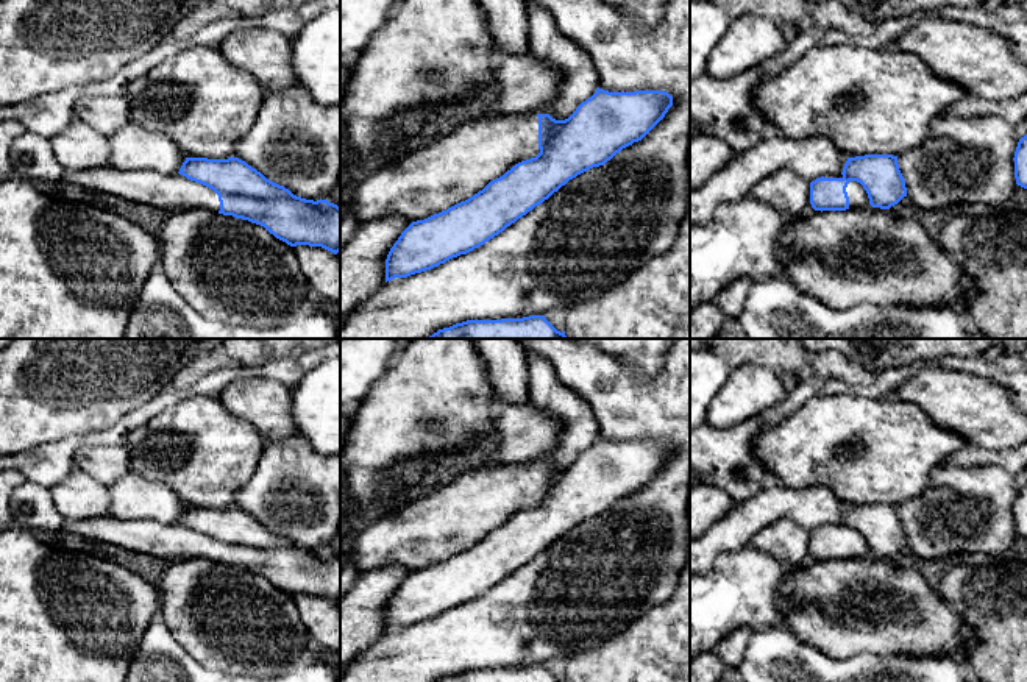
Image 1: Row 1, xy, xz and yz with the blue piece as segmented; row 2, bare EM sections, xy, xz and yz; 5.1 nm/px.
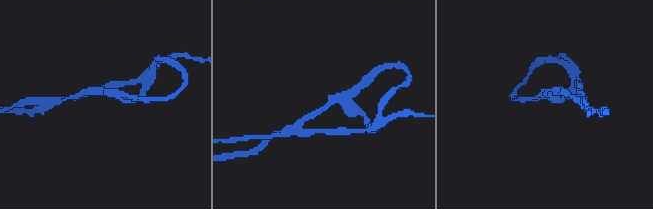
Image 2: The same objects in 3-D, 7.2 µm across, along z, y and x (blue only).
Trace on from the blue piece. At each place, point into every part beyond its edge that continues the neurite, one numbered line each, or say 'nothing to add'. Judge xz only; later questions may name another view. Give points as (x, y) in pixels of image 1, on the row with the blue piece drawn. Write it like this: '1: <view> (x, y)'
1: xz (504, 131)

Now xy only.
1: xy (83, 152)

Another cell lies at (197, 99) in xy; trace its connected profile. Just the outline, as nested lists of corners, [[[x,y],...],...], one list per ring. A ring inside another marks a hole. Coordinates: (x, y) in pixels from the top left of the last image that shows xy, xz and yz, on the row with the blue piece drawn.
[[[192,45],[134,80],[126,97],[131,120],[173,140],[186,158],[228,159],[253,126],[265,94],[248,72],[229,64],[219,48]]]

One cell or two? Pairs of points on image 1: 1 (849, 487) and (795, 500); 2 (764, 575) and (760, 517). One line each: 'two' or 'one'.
1: two
2: two

